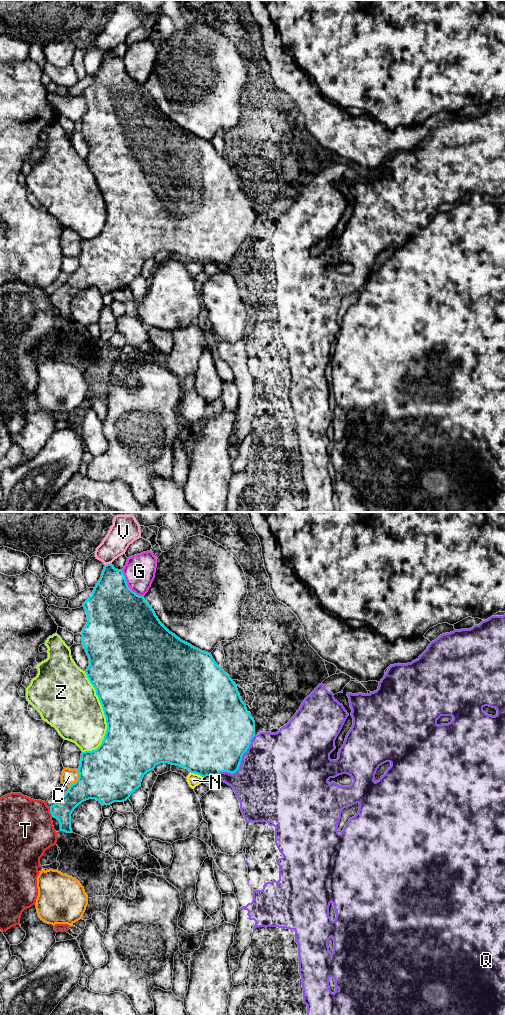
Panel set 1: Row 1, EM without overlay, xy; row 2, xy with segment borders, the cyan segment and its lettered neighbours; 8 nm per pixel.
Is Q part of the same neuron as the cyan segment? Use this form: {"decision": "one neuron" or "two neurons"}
{"decision": "two neurons"}

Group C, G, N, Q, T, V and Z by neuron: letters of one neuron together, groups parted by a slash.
C / G / N / Q / T / V / Z

